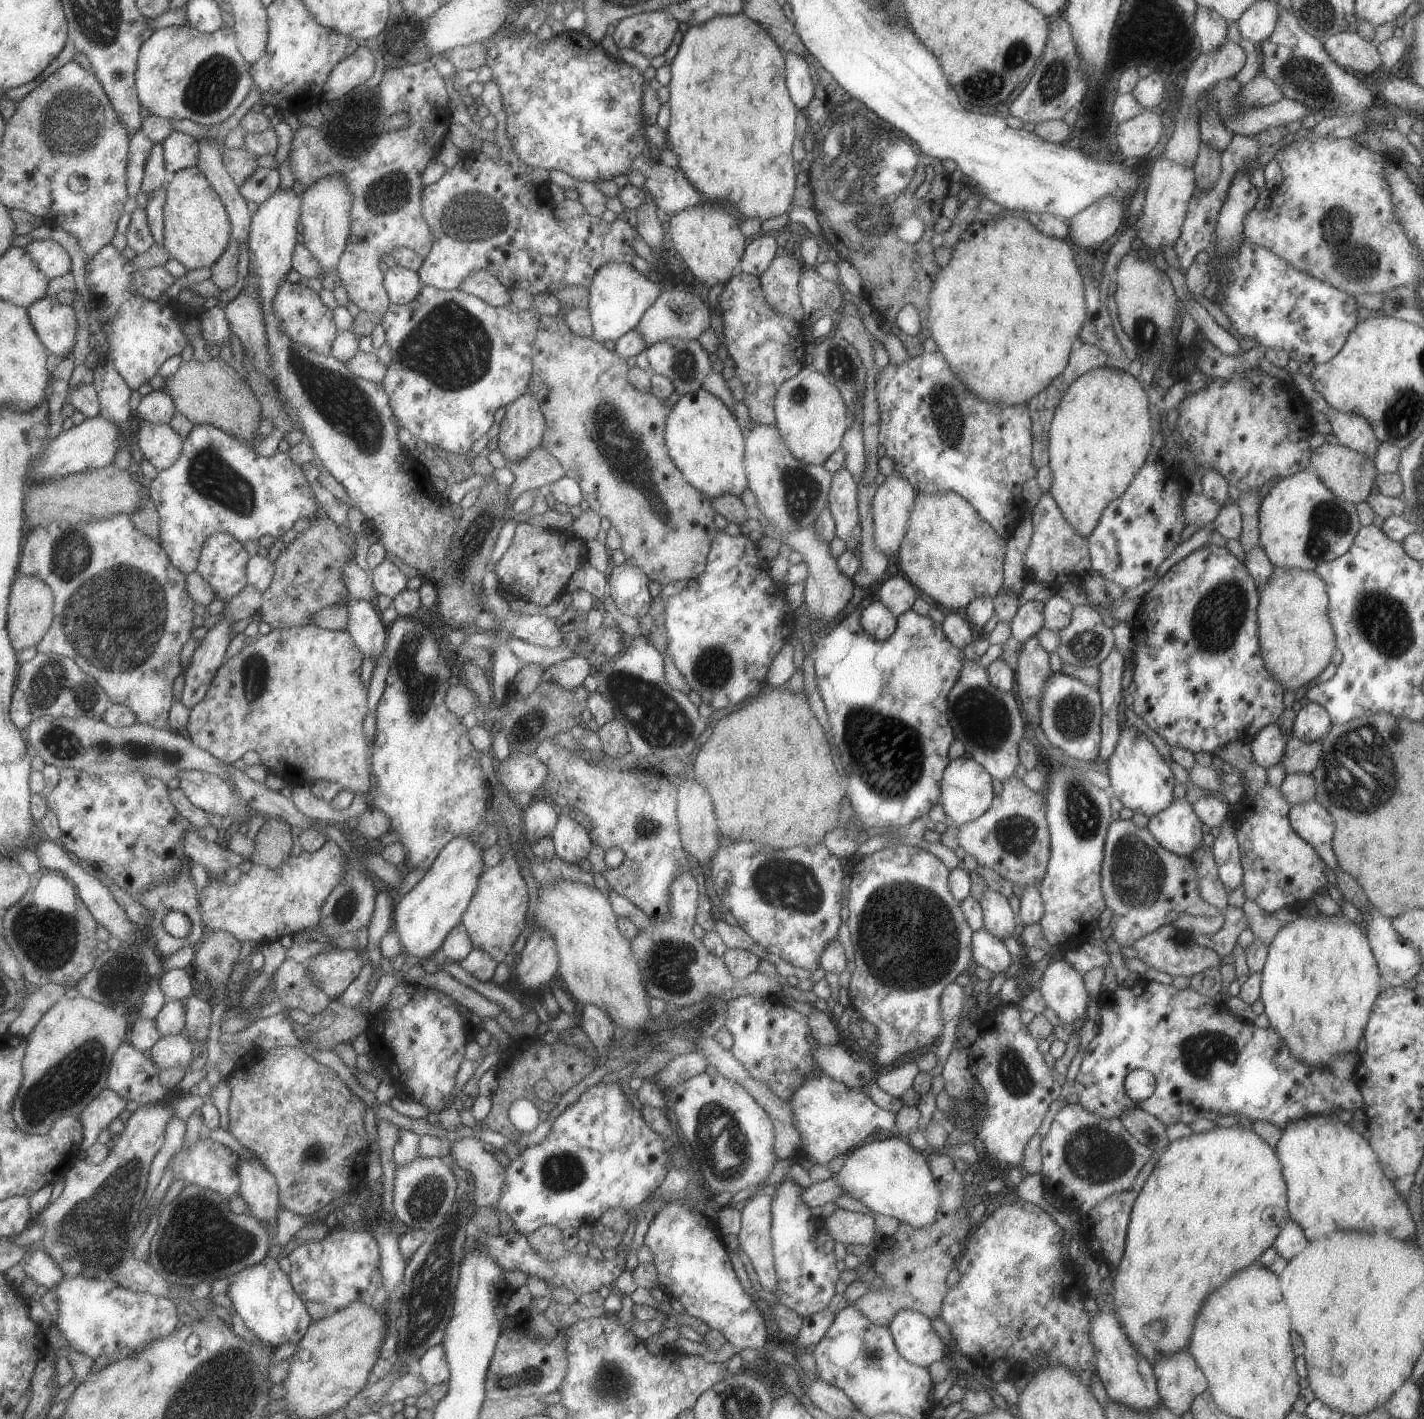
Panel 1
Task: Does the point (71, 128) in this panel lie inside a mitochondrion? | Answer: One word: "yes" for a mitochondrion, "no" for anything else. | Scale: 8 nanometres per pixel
yes

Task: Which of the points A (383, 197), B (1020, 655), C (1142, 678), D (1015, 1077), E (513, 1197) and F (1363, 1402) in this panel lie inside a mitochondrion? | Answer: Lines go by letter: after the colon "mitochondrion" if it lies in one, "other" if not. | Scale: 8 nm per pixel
A: mitochondrion
B: other
C: other
D: mitochondrion
E: other
F: other

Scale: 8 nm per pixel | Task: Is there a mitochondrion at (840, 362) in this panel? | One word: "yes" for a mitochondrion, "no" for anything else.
yes

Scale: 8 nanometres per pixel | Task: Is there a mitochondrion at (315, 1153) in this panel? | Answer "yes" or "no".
yes

